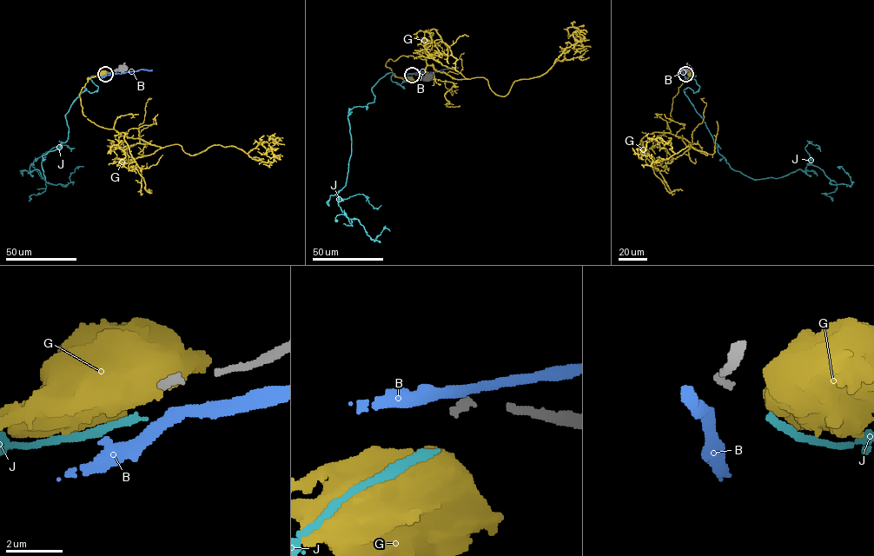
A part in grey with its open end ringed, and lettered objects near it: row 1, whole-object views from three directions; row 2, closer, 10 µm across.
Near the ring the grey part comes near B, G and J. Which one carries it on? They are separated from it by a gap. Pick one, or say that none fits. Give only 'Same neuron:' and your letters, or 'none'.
Same neuron: none

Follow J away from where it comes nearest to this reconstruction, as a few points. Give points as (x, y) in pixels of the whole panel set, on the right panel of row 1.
J: (687, 76), (699, 89), (685, 94), (737, 171), (759, 180), (811, 164), (830, 184), (850, 185), (842, 166)

